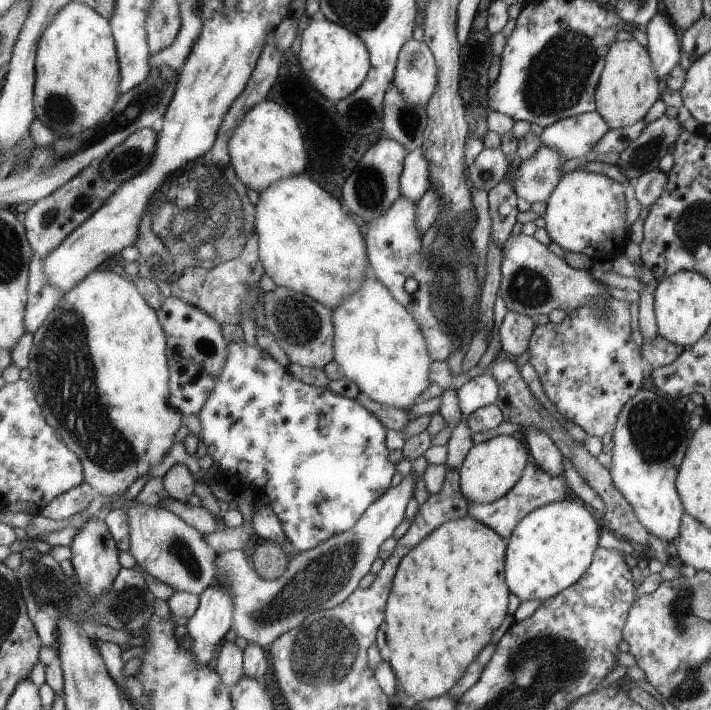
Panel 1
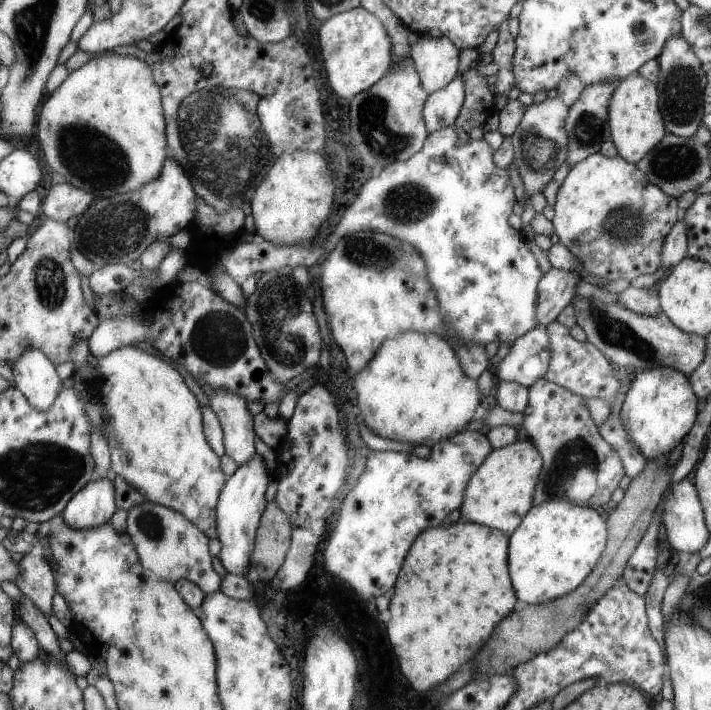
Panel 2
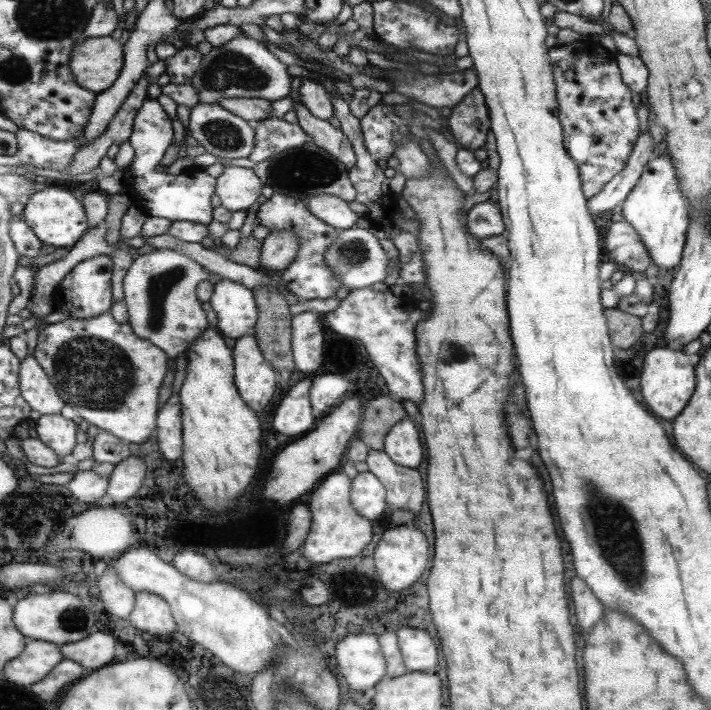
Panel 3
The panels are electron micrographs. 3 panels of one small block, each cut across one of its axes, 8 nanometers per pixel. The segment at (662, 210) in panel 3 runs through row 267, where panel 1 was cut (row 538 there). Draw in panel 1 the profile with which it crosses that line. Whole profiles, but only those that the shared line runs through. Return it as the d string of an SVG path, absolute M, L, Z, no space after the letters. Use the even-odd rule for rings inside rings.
M641 388L620 411L612 440L608 472L613 486L649 535L666 543L674 542L680 535L683 508L673 488L673 480L689 440L679 414L665 398Z

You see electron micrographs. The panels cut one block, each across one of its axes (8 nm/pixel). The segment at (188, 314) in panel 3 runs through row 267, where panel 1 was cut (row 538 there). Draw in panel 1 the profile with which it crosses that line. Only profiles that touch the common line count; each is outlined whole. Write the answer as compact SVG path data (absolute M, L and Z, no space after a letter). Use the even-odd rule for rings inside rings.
M131 500L123 507L129 522L129 554L135 559L137 568L157 581L168 585L174 592L184 591L199 597L212 584L214 576L213 560L216 553L203 541L202 534L188 526L171 512L158 507L141 504L131 505Z

